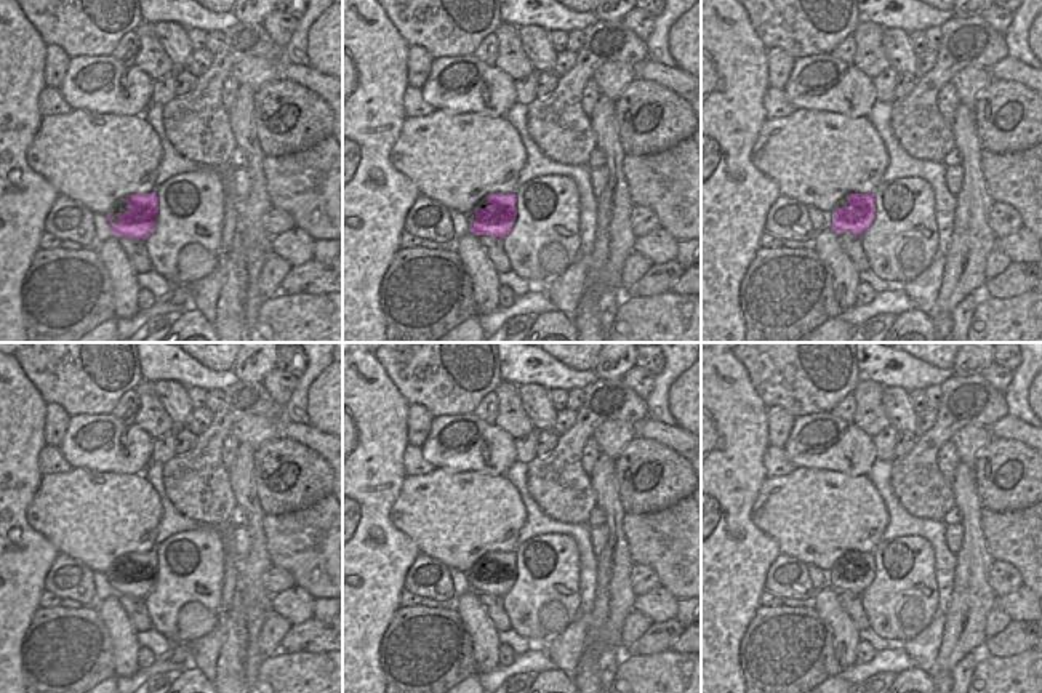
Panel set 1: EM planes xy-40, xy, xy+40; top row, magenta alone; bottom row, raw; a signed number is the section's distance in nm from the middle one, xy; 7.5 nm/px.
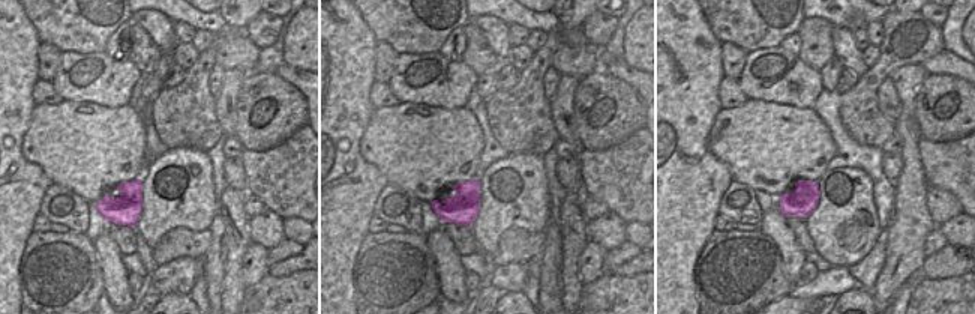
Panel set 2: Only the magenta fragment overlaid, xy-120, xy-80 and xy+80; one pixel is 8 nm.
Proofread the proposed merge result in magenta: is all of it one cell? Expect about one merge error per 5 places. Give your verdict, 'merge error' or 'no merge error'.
no merge error

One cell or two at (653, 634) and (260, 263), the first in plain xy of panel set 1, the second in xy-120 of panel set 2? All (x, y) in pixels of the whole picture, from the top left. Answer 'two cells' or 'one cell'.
two cells

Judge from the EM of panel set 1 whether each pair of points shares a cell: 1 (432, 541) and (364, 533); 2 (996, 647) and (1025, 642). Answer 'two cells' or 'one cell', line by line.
1: two cells
2: one cell

